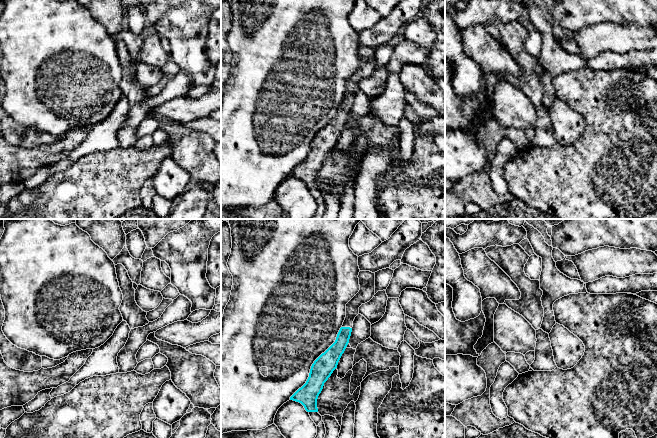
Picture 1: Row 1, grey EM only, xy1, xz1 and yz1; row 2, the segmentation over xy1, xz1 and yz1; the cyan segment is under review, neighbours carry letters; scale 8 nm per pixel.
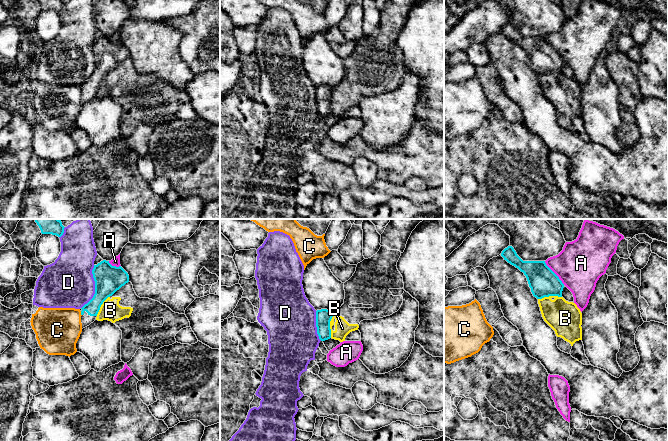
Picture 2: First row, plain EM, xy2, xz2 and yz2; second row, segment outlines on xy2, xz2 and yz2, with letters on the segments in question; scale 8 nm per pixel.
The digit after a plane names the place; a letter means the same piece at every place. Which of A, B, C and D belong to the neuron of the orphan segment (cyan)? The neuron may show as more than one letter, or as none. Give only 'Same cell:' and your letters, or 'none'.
Same cell: none

